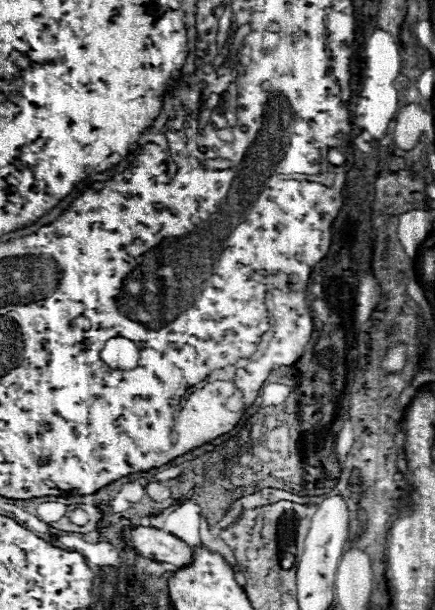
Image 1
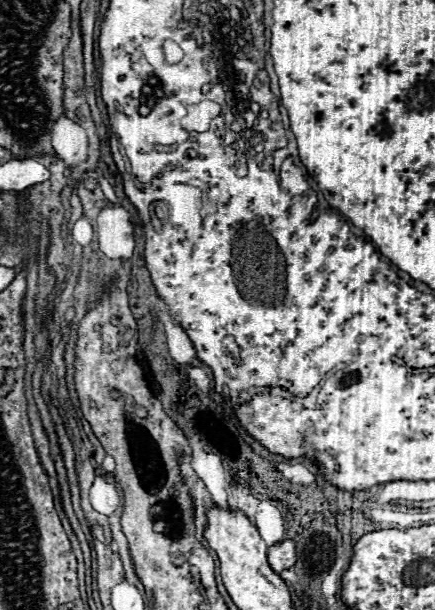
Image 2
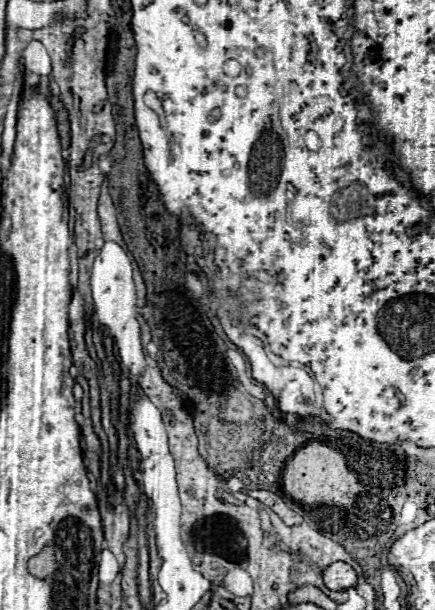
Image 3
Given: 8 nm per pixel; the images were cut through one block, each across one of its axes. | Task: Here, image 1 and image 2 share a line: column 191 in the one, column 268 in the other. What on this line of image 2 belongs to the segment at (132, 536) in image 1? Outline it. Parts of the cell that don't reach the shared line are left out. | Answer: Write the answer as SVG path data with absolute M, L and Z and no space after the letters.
M282 540L274 546L268 548L268 562L274 572L282 572L294 566L296 562L296 552L294 552L294 542L292 540Z

